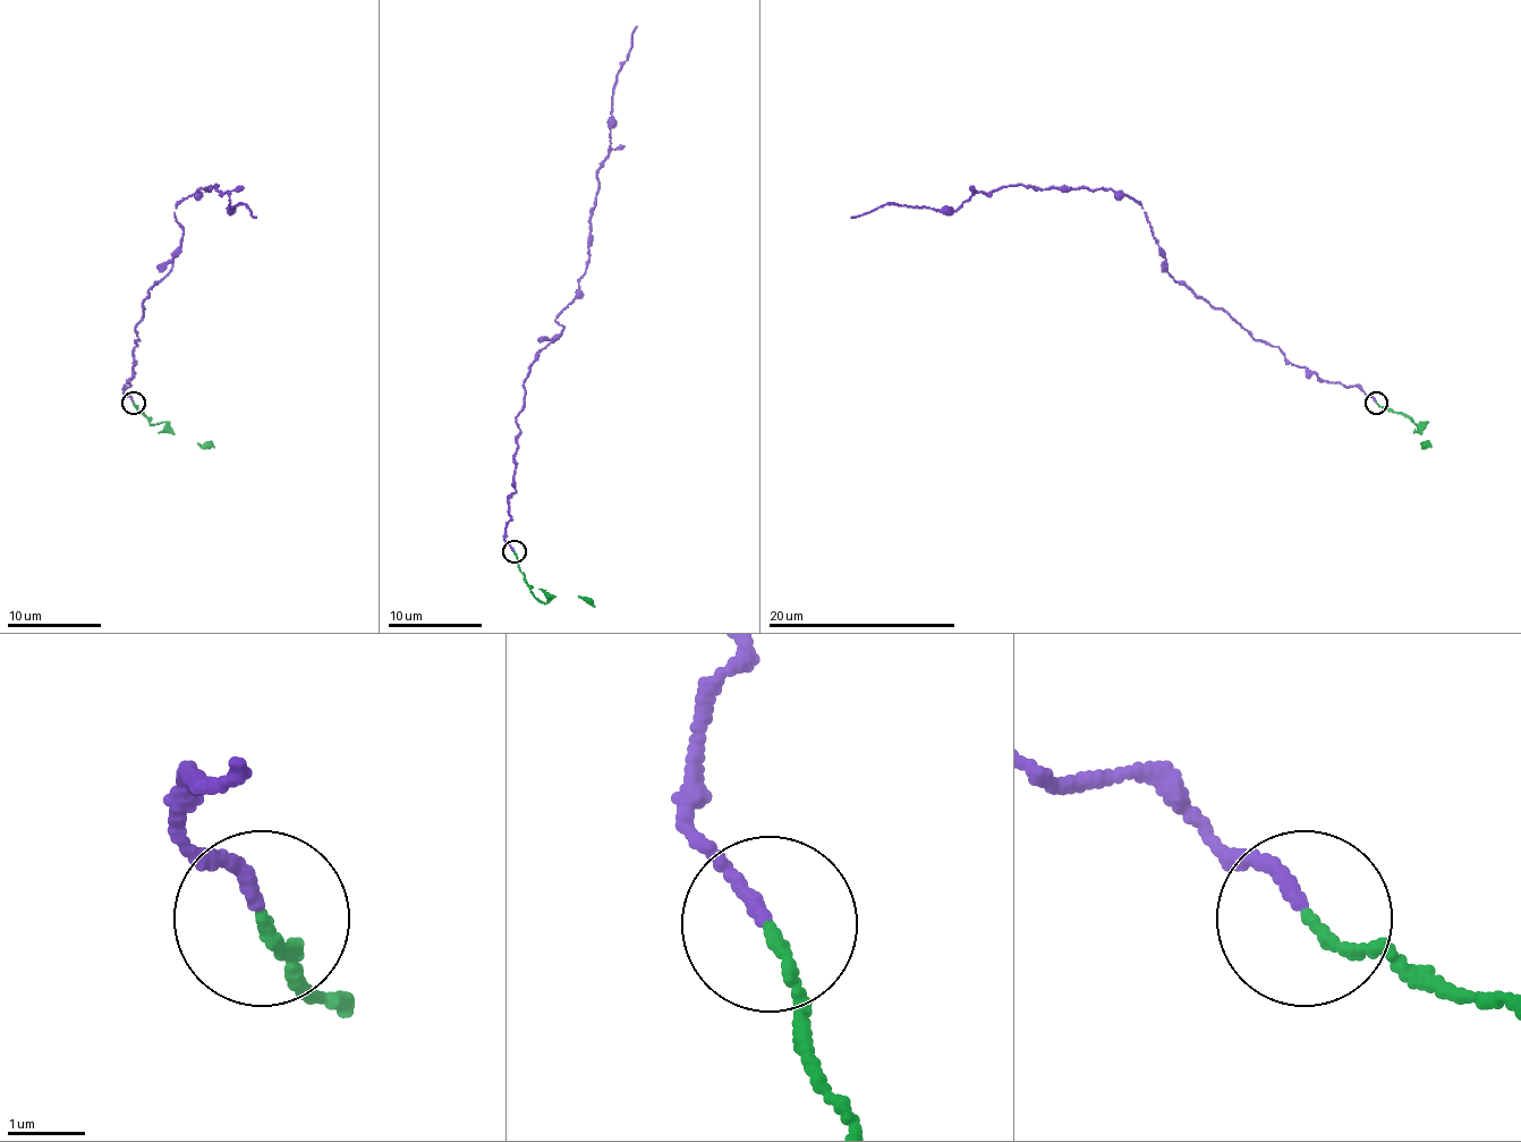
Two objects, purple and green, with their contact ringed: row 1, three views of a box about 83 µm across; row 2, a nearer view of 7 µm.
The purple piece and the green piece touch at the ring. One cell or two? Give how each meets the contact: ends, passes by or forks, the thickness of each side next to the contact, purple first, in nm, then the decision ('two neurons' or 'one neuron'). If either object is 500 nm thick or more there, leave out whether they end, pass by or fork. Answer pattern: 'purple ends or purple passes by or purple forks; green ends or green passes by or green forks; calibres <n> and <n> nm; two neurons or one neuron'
purple ends; green ends; calibres 180 and 140 nm; one neuron

